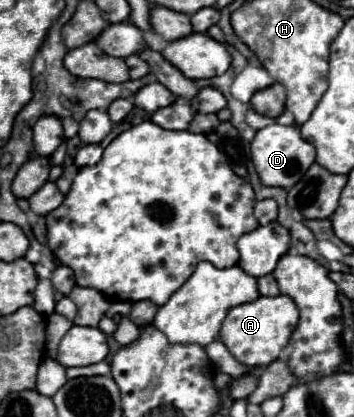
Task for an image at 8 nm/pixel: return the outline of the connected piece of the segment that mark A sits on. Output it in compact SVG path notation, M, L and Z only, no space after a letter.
M282 294L274 298L260 296L254 302L234 306L226 314L222 322L222 330L220 330L220 340L226 344L230 354L240 364L248 368L266 368L270 362L274 362L280 356L296 324L298 324L298 308L292 302L292 298Z

